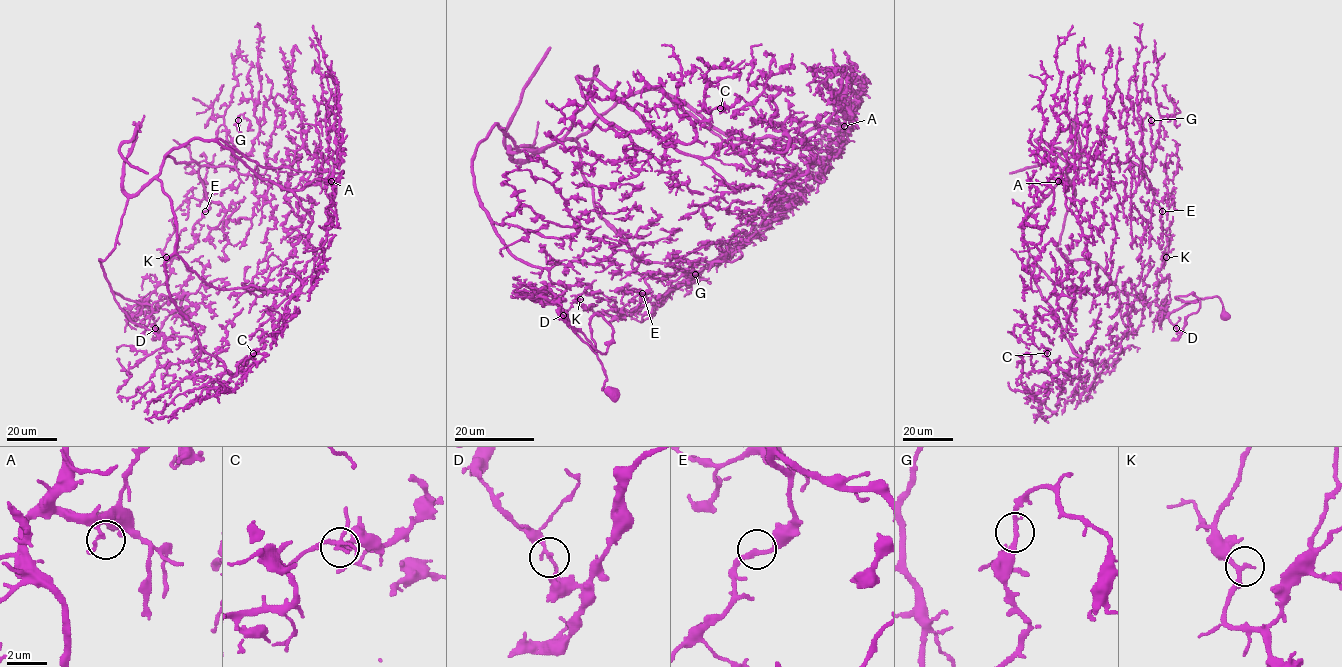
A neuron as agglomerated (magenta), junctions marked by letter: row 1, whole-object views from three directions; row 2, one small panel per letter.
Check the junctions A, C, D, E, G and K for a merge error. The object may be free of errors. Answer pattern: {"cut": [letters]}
{"cut": ["D"]}

